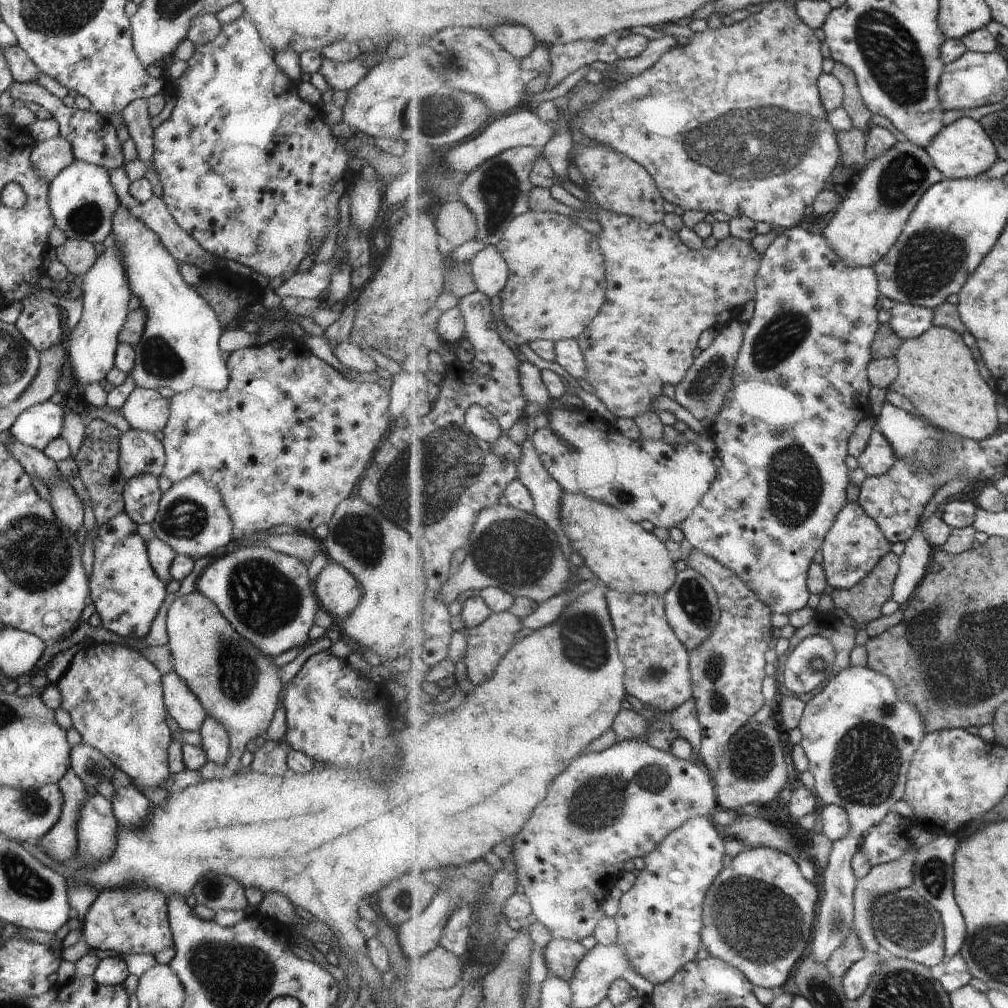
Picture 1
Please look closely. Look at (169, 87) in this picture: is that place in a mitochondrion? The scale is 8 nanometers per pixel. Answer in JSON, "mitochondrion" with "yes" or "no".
{"mitochondrion":"no"}

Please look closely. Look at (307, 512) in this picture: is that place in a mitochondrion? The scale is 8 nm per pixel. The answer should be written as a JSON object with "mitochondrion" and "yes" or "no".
{"mitochondrion":"no"}

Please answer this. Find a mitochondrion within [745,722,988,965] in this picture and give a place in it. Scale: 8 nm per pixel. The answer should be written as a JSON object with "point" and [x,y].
{"point":[907,922]}

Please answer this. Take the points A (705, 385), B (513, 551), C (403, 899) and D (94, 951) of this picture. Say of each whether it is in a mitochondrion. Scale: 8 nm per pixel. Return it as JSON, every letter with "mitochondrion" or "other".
{"A":"mitochondrion","B":"mitochondrion","C":"mitochondrion","D":"other"}

